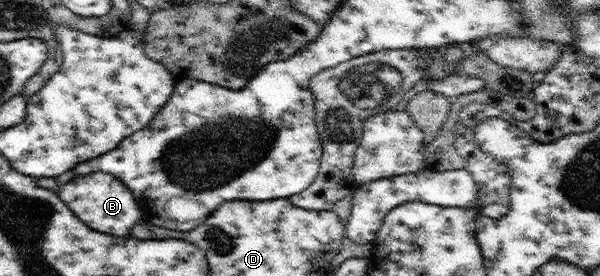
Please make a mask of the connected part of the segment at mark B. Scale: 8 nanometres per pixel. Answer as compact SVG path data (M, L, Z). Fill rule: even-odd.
M97 172L83 177L73 177L69 183L57 187L59 191L55 193L61 201L91 229L116 236L129 236L133 225L143 222L142 211L129 188L109 173Z

